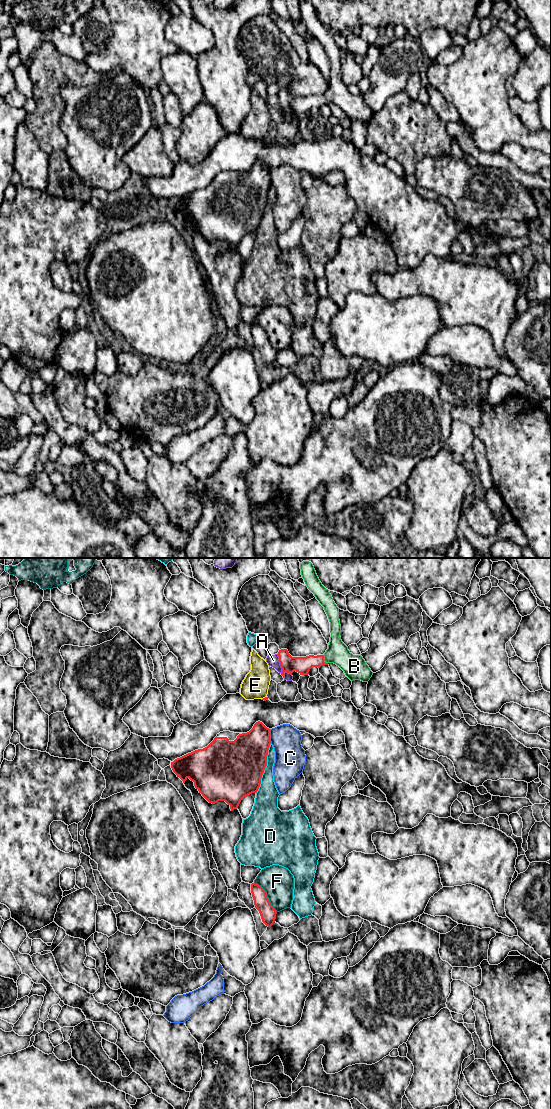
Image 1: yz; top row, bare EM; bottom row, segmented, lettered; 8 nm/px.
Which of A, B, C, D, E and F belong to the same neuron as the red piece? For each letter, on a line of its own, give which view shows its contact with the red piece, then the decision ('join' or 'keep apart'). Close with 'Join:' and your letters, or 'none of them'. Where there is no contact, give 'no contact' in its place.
A: yz | keep apart
B: yz | join
C: yz | keep apart
D: yz | keep apart
E: yz | keep apart
F: yz | keep apart
Join: B

